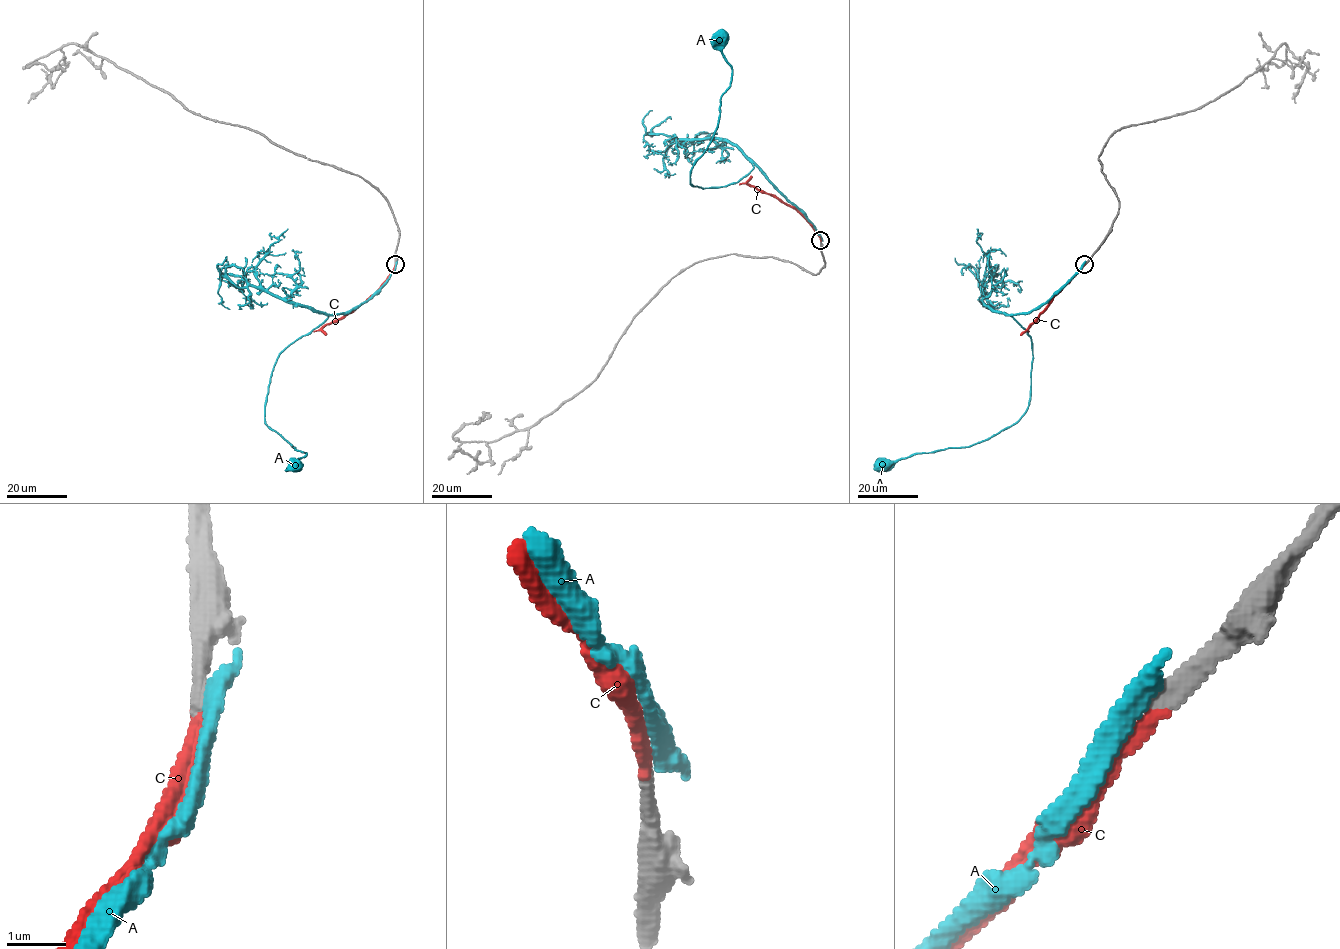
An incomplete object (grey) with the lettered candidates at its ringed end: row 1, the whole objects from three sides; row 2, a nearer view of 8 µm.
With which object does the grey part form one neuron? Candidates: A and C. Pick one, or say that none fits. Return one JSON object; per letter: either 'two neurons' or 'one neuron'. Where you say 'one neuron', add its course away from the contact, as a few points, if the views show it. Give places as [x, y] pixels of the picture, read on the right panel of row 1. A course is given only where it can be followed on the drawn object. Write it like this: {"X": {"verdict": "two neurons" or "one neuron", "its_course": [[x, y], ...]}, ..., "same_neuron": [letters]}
{"A": {"verdict": "two neurons"}, "C": {"verdict": "one neuron", "its_course": [[1085, 264], [1020, 334]]}, "same_neuron": ["C"]}

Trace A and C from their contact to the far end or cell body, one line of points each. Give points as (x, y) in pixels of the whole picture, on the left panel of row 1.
A: (396, 263), (387, 281), (364, 303), (328, 315), (280, 353), (265, 422), (306, 453), (294, 466)
C: (395, 264), (387, 281), (369, 298), (321, 329), (326, 334)

